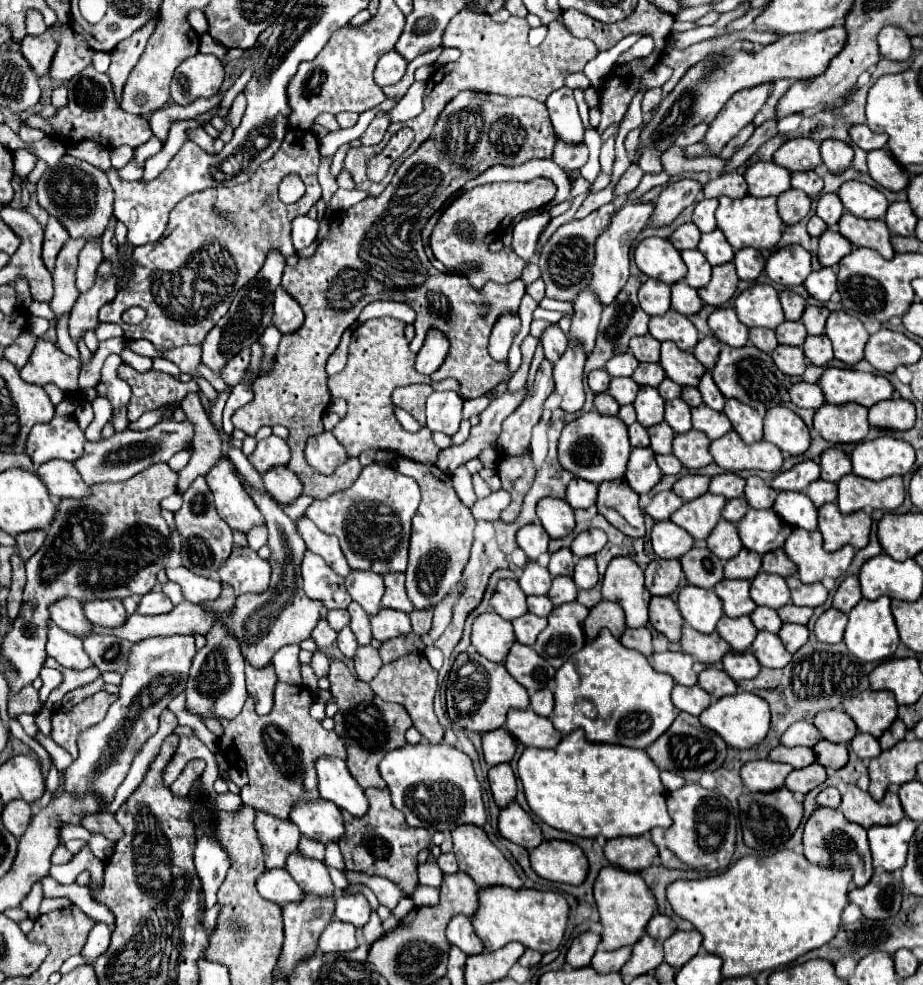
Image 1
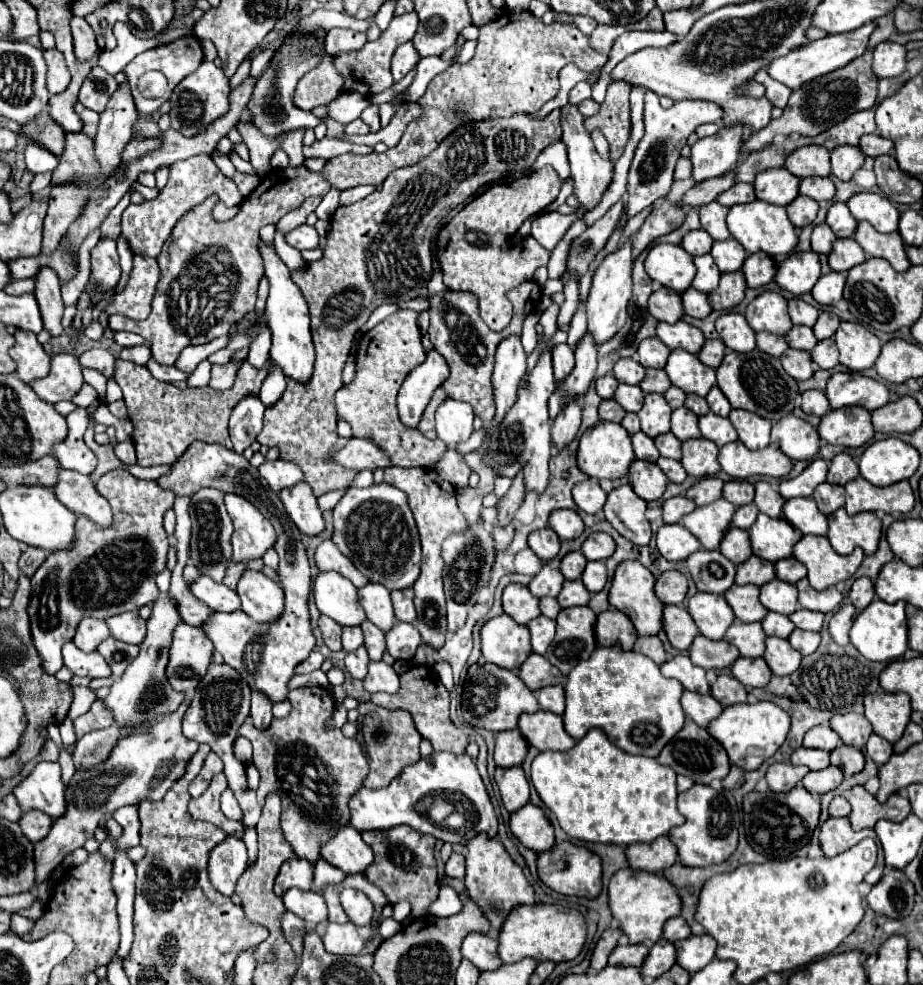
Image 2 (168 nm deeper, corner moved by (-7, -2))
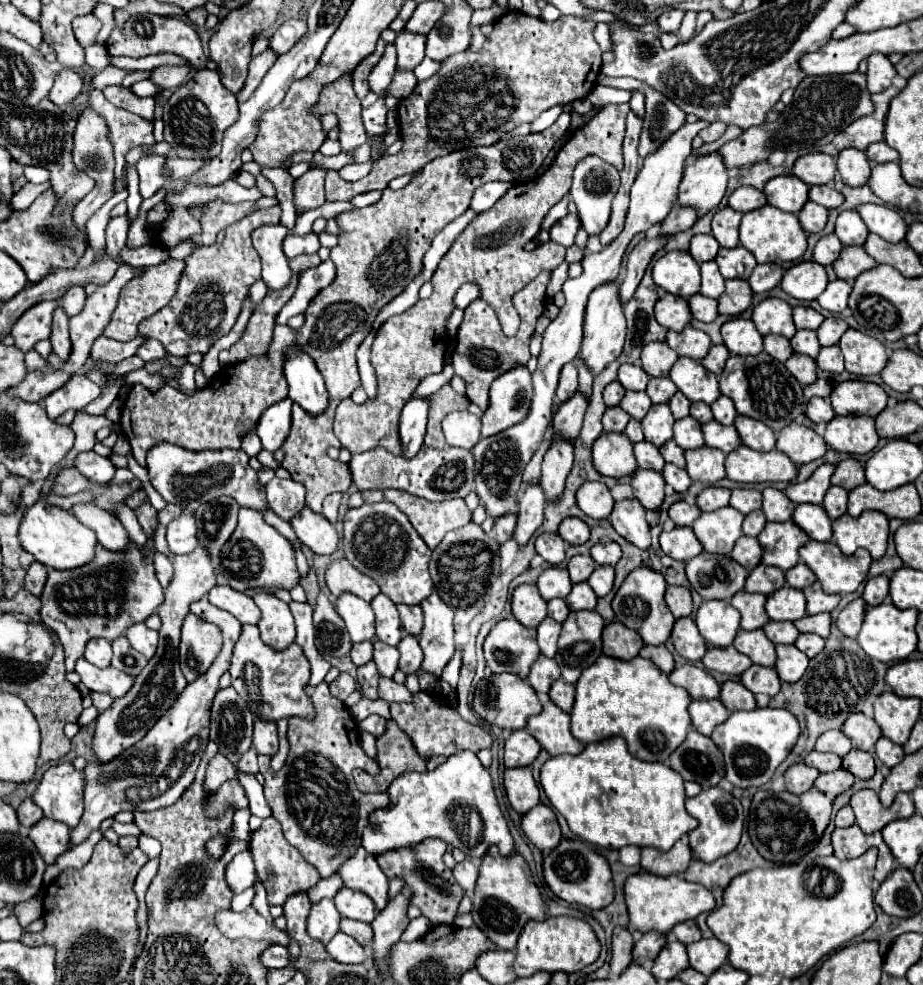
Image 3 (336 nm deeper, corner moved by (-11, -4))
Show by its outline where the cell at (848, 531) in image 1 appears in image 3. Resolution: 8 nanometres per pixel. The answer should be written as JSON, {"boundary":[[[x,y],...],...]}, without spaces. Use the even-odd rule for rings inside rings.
{"boundary":[[[867,510],[857,518],[843,514],[833,522],[833,542],[845,556],[851,556],[857,548],[865,548],[873,560],[879,560],[889,542],[889,518],[877,510]]]}

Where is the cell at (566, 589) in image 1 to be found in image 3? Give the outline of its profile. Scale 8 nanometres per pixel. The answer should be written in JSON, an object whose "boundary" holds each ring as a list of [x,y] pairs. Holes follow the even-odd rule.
{"boundary":[[[587,582],[573,584],[571,594],[565,598],[569,610],[593,610],[597,606],[597,596]]]}

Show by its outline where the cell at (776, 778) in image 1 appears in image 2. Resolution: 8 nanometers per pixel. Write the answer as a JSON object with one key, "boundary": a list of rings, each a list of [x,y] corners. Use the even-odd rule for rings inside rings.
{"boundary":[[[775,762],[767,768],[765,780],[767,780],[771,792],[787,792],[787,790],[795,788],[807,772],[809,772],[807,766],[791,766],[791,764]]]}

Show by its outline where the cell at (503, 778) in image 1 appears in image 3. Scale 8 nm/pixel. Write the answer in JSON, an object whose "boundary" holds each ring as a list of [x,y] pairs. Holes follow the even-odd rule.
{"boundary":[[[529,766],[505,770],[505,788],[507,788],[507,796],[509,796],[511,806],[519,814],[525,814],[533,806],[539,804],[539,788],[533,780]]]}

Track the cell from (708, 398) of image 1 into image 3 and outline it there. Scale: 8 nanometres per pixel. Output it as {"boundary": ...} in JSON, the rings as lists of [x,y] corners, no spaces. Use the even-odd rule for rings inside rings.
{"boundary":[[[719,396],[719,398],[711,404],[711,410],[713,410],[713,418],[715,418],[719,424],[725,424],[725,426],[731,426],[733,420],[737,418],[737,410],[735,410],[731,398],[727,398],[727,396]]]}

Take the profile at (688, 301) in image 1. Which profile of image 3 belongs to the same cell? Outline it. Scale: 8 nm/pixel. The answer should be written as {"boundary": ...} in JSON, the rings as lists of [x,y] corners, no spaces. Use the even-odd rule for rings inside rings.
{"boundary":[[[695,294],[689,298],[689,308],[693,312],[693,318],[701,320],[701,322],[713,322],[717,318],[717,300]]]}

